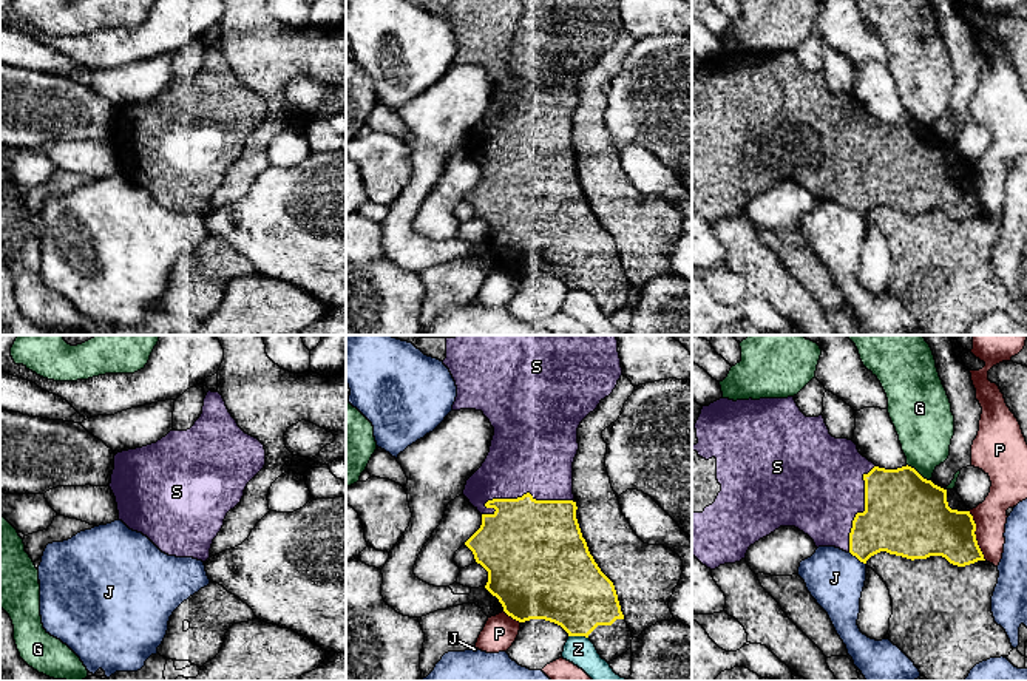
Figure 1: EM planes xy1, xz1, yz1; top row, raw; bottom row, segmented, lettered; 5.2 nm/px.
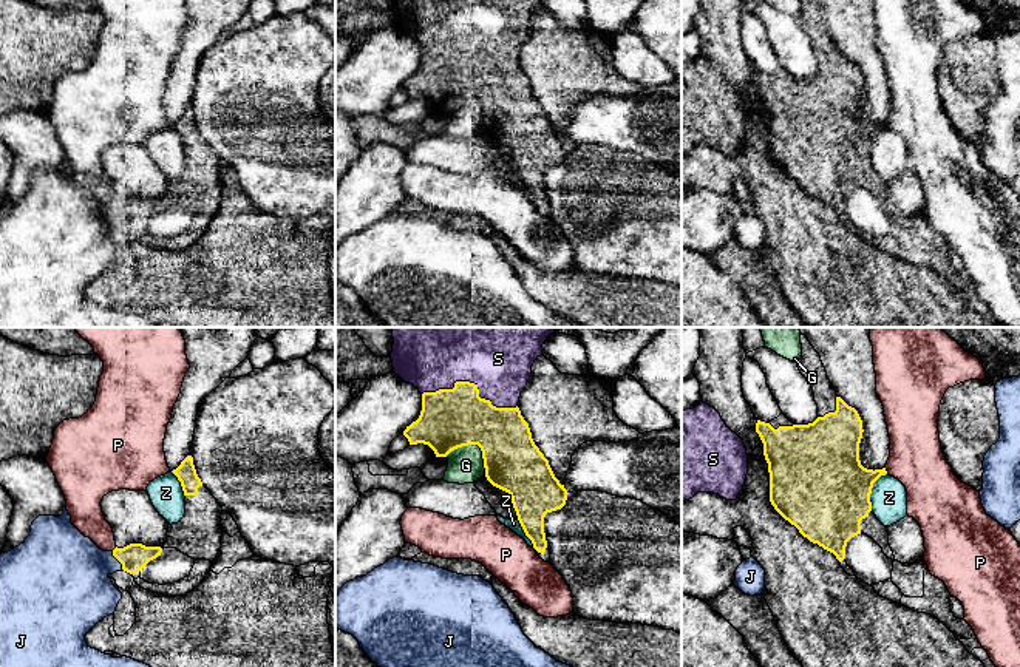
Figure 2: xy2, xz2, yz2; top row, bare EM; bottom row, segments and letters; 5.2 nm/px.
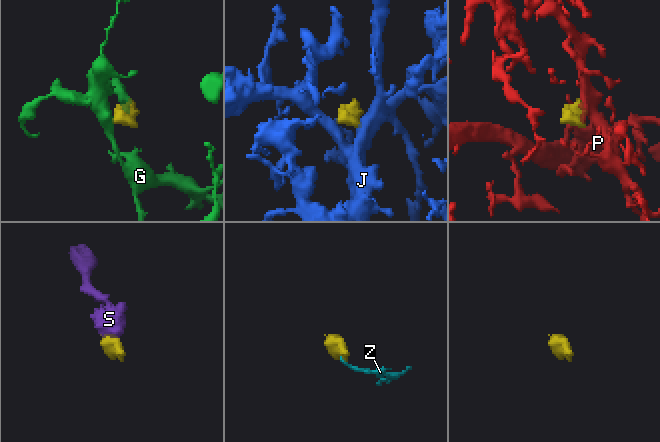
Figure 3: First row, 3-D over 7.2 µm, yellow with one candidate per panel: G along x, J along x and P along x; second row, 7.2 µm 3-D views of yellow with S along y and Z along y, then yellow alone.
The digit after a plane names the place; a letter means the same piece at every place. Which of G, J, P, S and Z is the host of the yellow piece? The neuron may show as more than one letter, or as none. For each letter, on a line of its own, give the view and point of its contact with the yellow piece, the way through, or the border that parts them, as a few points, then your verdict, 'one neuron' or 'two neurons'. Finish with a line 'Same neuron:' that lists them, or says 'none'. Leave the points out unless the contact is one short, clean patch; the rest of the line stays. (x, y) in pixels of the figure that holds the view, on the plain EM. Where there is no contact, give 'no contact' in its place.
G: meets yellow in xz2 at (476, 98); two neurons
J: meets yellow in xy2 at (118, 213); two neurons
P: meets yellow in yz1 at (975, 190); two neurons
S: meets yellow in xz1 at (518, 152); one neuron
Z: meets yellow in yz2 at (870, 145); border along yz2 (886, 127), (873, 138), (870, 164); two neurons
Same neuron: S

